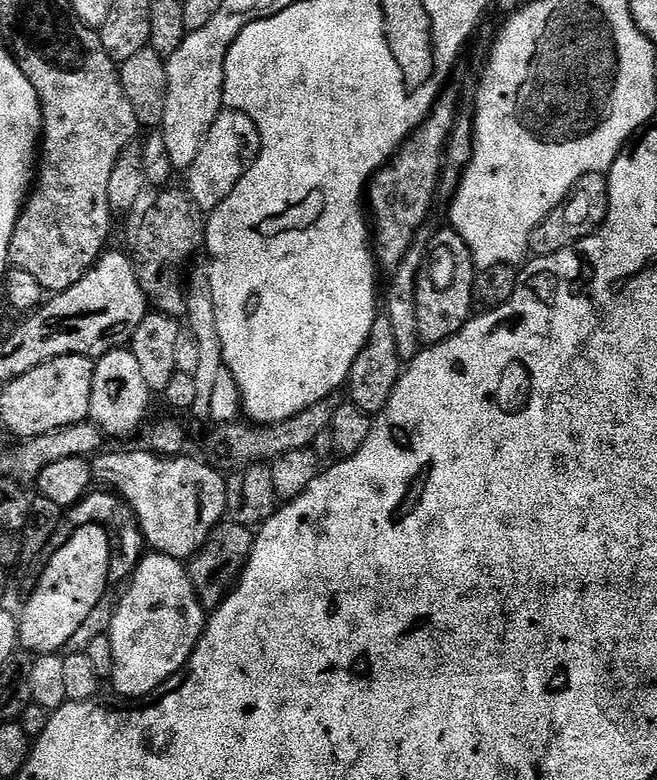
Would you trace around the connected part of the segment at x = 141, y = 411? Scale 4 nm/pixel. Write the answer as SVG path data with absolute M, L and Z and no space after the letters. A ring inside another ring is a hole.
M113 348L95 361L96 369L90 390L90 410L92 423L97 424L105 437L128 436L144 424L148 416L148 403L154 400L142 378L142 370L134 354L127 348Z

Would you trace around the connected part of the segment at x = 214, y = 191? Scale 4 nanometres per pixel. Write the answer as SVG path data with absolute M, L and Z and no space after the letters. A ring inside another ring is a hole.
M224 108L218 114L218 118L214 118L214 126L210 126L198 150L198 158L194 158L192 165L186 169L188 195L205 214L210 214L225 200L230 190L238 186L238 182L255 162L259 152L260 135L254 122L250 122L250 118L246 118L246 114L238 110Z

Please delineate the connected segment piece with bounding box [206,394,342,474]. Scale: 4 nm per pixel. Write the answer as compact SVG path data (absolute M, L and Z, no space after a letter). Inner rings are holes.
M330 395L322 402L314 402L314 406L294 414L294 418L286 418L277 424L254 424L251 422L216 424L213 432L208 436L207 463L211 464L213 468L219 468L221 473L231 474L255 464L267 465L282 454L290 454L290 450L311 448L314 438L322 430L326 430L330 426L330 422L334 422L334 410L338 410L341 402L339 395Z

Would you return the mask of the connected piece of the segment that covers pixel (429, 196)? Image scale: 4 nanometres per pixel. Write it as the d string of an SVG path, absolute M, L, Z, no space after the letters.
M451 90L436 99L430 115L412 132L395 156L372 177L366 189L370 209L370 239L376 263L381 269L397 268L406 258L406 250L425 227L432 203L438 200L440 177L446 167L448 139L458 115L456 96Z

